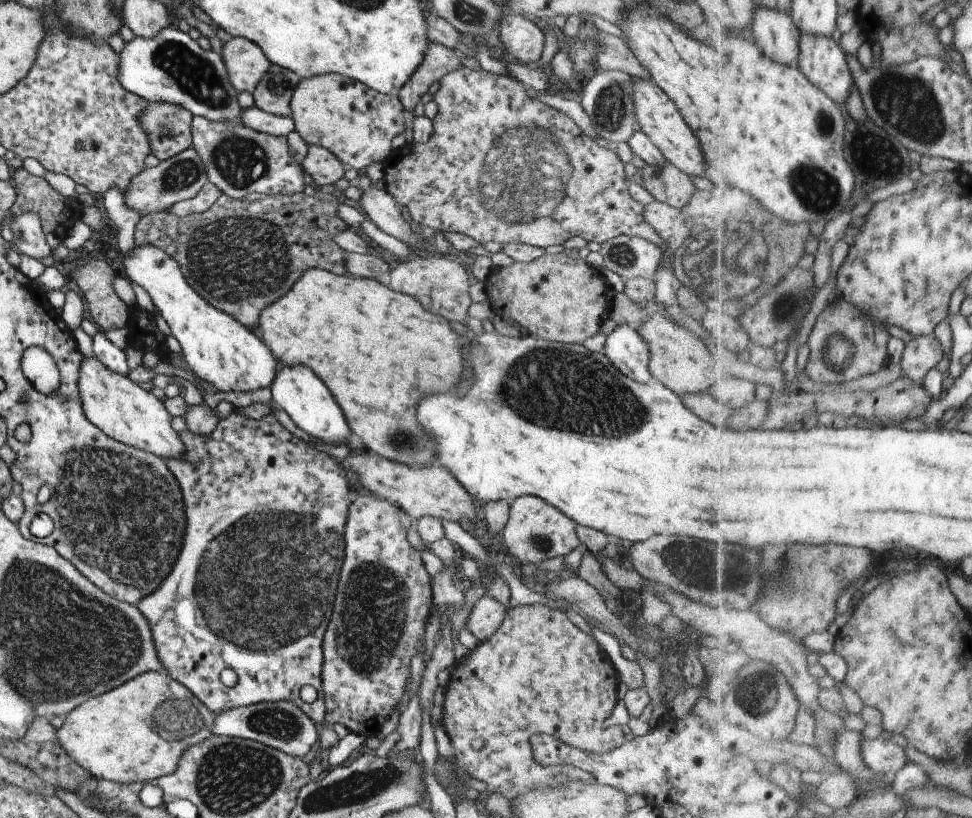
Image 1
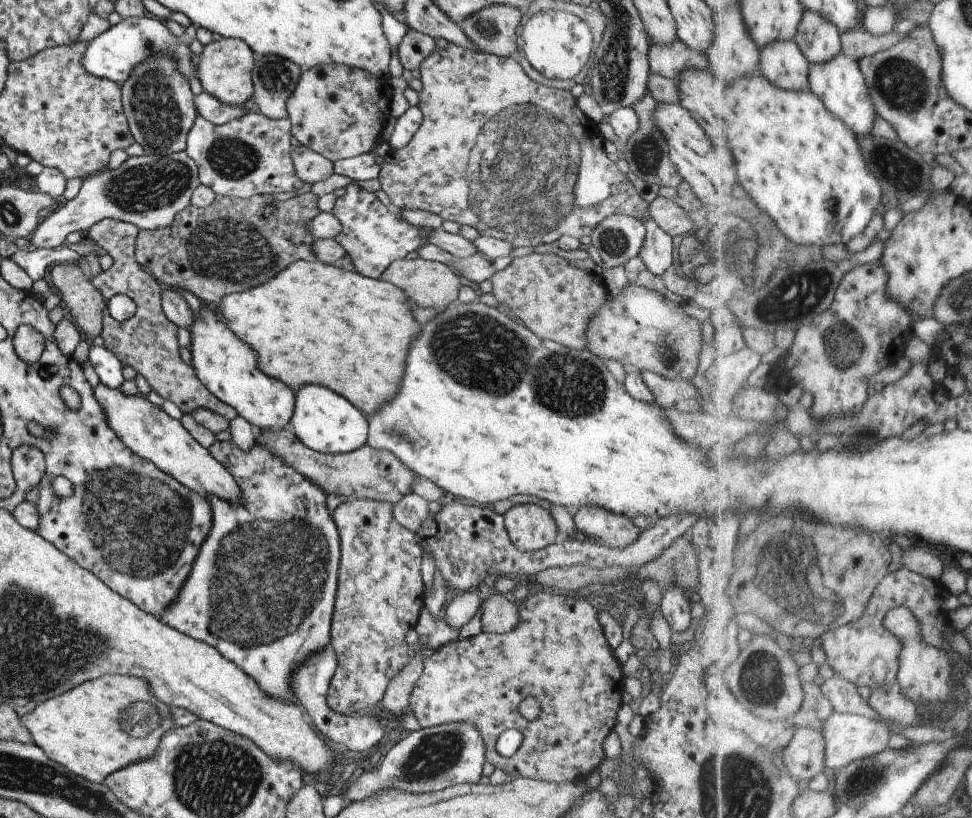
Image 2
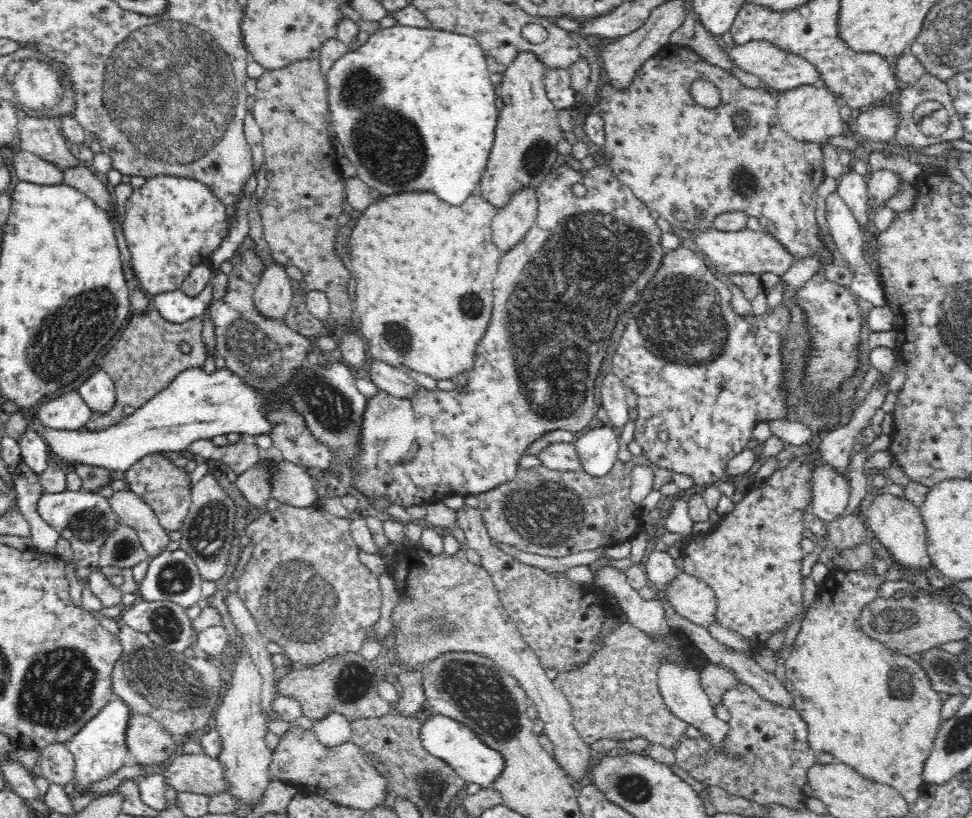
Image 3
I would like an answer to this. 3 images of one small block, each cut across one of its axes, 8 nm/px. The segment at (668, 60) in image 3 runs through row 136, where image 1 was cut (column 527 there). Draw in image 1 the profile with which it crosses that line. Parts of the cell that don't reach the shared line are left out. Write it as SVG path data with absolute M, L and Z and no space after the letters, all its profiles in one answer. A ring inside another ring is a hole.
M541 603L506 608L497 630L465 659L463 664L452 665L442 704L442 726L452 743L455 766L485 782L485 794L497 792L513 801L534 786L557 784L561 766L545 768L536 762L530 745L533 735L548 734L574 749L597 756L624 743L621 727L608 723L618 699L615 669L593 638L575 627L563 610Z

